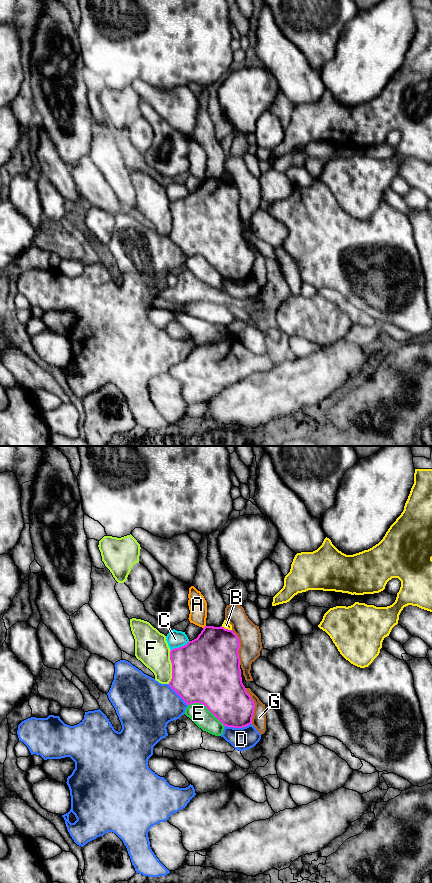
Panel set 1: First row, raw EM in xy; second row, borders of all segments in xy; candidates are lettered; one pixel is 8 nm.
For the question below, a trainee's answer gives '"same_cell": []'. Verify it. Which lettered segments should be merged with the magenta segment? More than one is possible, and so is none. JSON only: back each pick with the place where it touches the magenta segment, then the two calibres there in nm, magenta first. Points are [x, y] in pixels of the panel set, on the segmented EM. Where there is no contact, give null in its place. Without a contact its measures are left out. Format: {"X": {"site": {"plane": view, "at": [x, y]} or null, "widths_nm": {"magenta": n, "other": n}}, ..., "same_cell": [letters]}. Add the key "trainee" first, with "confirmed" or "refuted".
{"trainee": "confirmed", "same_cell": []}

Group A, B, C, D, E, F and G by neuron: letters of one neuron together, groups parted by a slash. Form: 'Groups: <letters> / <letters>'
Groups: A / B / C / D / E / F / G

